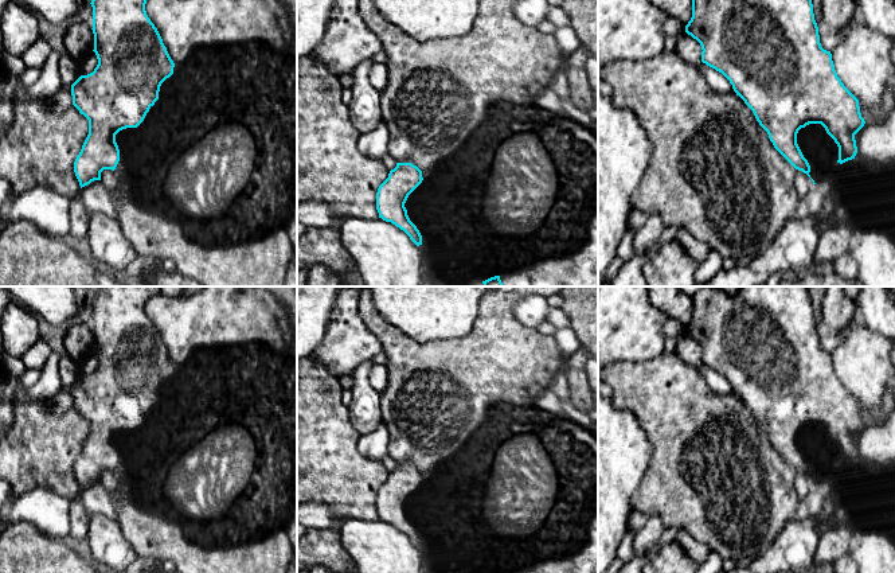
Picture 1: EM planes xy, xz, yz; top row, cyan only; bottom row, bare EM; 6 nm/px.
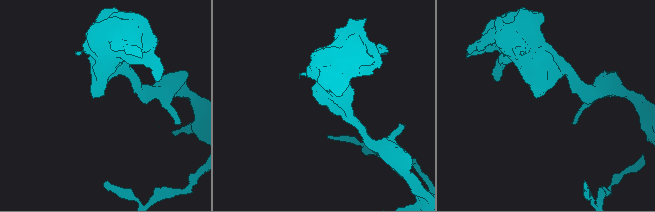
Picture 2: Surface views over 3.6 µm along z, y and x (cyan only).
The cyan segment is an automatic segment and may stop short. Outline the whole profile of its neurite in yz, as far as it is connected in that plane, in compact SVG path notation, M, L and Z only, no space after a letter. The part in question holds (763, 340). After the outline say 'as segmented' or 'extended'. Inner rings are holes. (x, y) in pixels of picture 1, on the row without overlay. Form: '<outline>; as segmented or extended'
M701 286L692 296L692 319L685 327L685 334L700 344L703 351L701 363L722 374L730 382L736 397L739 397L753 412L759 426L767 433L774 449L796 471L802 472L810 479L810 467L797 445L798 432L809 425L821 425L825 429L826 434L835 441L839 448L837 464L843 465L848 461L855 460L857 455L855 436L864 428L865 422L860 414L859 401L844 387L841 381L837 378L830 352L826 352L821 348L818 328L814 321L813 305L809 296L809 286L740 286L735 295L730 295L719 286Z; as segmented

